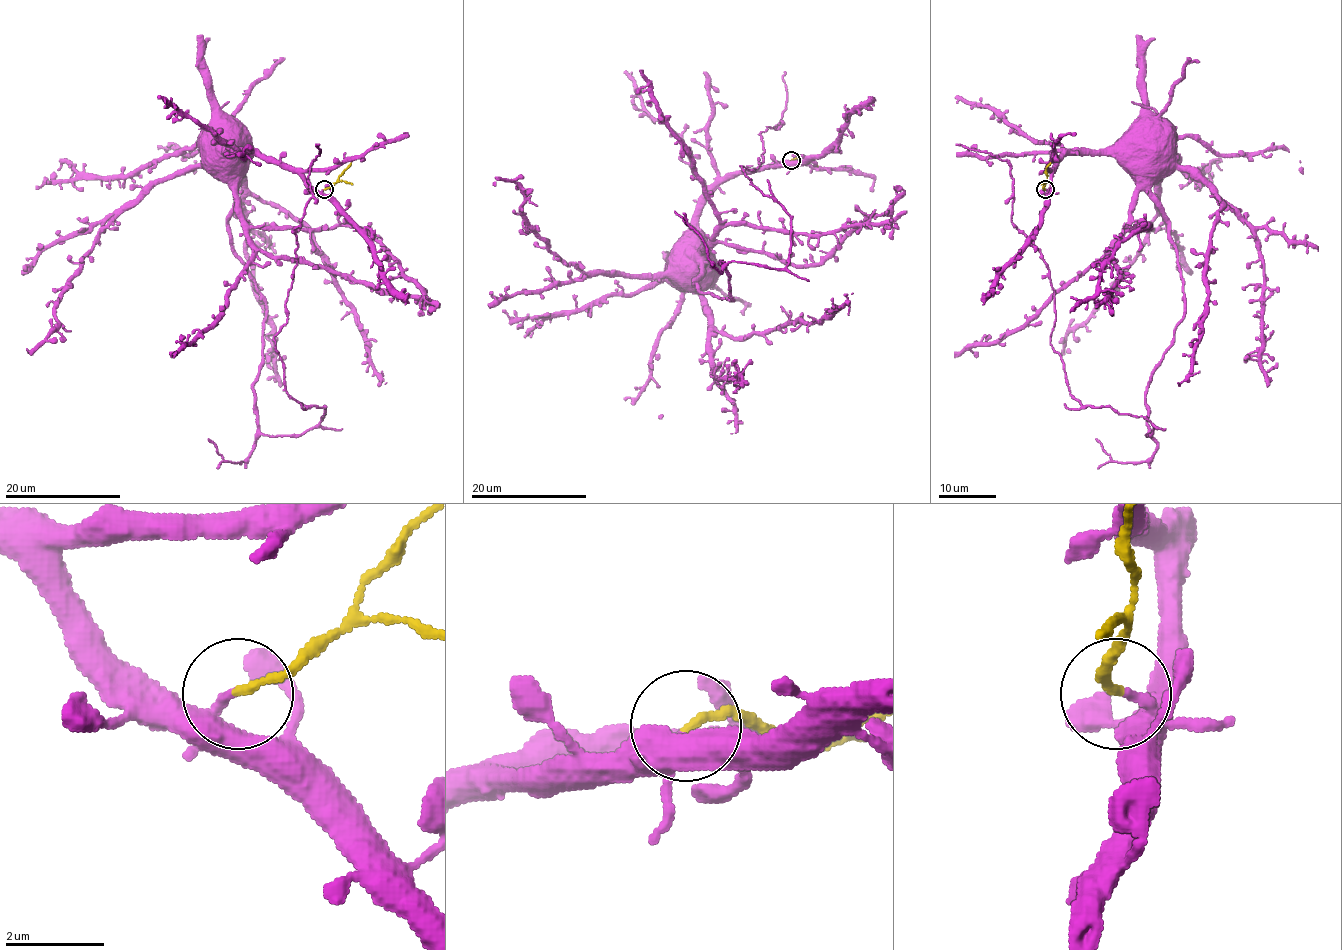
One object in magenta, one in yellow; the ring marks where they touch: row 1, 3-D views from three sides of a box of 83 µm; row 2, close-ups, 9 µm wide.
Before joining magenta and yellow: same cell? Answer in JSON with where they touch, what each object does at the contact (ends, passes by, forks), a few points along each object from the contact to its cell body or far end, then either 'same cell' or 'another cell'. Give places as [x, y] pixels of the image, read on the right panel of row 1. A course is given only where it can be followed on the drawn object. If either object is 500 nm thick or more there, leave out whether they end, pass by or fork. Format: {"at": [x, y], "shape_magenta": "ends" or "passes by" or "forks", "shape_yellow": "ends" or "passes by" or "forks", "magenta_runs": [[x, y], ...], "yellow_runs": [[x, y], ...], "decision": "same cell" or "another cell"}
{"at": [1045, 189], "shape_magenta": "ends", "shape_yellow": "ends", "magenta_runs": [[1045, 189], [1070, 153], [1111, 154], [1168, 222], [1184, 319], [1149, 436], [1070, 393], [1010, 164], [955, 144]], "yellow_runs": [[1045, 189], [1046, 167], [1051, 163]], "decision": "another cell"}

